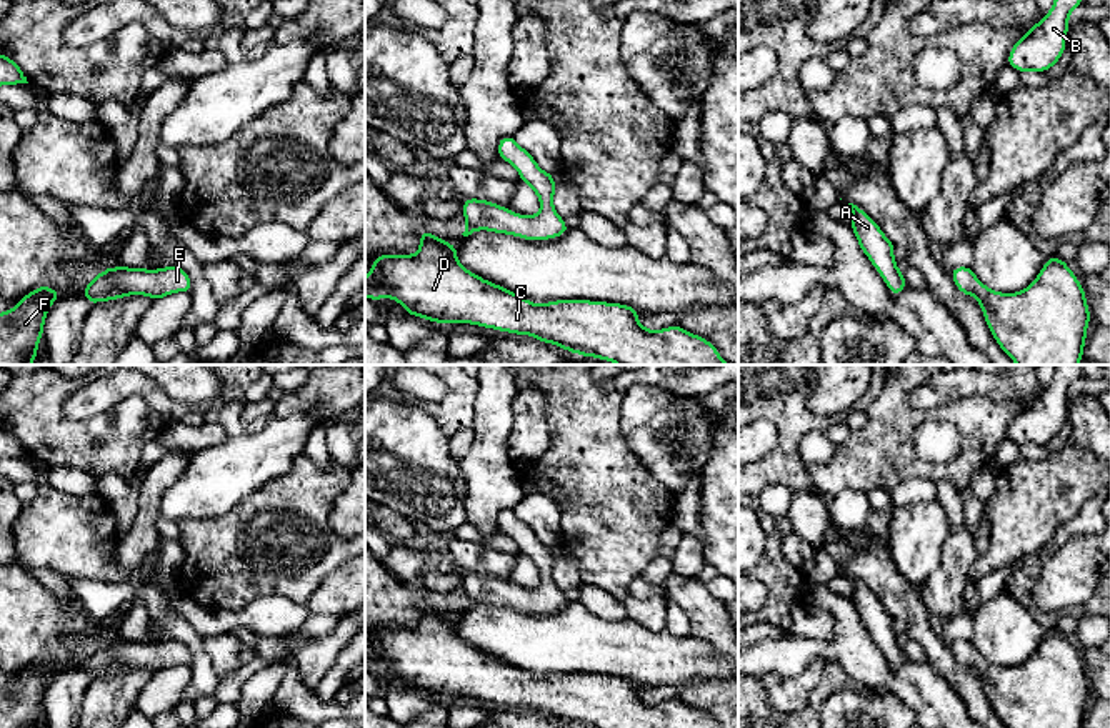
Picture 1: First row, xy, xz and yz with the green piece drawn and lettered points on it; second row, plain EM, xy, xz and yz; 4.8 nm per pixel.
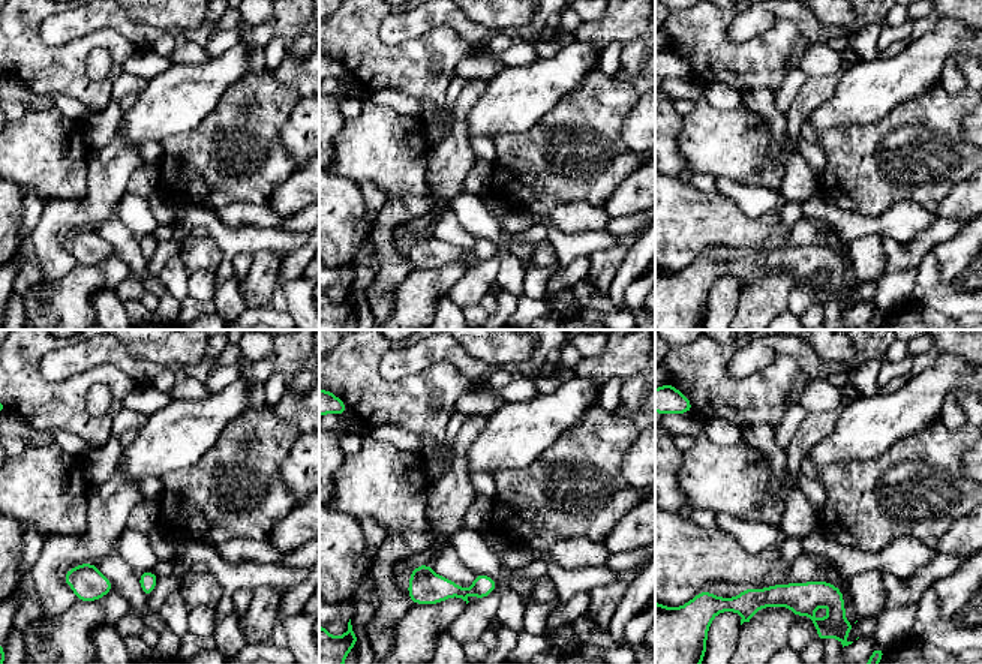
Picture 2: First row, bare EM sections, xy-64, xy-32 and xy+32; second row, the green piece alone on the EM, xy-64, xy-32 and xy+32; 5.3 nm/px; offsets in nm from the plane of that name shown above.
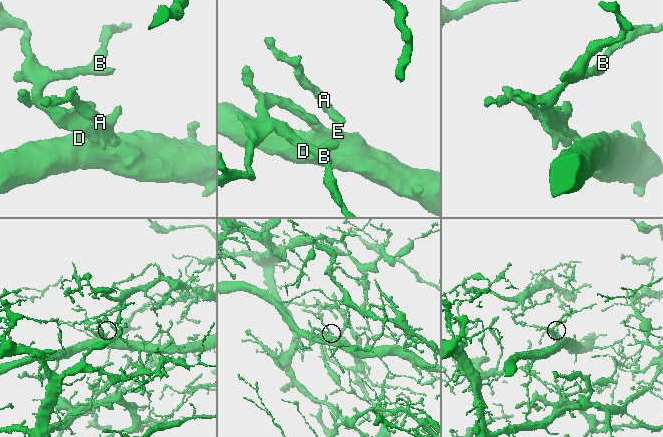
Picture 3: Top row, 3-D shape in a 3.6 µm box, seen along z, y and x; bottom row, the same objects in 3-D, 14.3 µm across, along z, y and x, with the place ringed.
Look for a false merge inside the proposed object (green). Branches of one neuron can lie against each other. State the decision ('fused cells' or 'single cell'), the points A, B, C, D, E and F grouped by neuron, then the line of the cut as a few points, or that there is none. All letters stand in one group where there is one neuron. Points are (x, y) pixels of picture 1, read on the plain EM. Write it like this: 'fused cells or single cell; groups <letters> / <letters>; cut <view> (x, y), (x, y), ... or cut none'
single cell; groups A B C D E F; cut none

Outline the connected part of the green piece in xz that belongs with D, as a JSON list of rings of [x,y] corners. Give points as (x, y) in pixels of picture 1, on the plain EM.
[[[420,603],[420,621],[413,628],[380,628],[373,631],[370,648],[365,650],[365,670],[377,676],[378,671],[397,673],[408,688],[435,696],[472,696],[500,705],[530,708],[535,713],[558,718],[578,728],[718,728],[705,711],[673,698],[663,703],[647,703],[637,691],[638,683],[622,676],[590,673],[555,673],[537,678],[518,666],[480,651],[458,636],[457,621],[433,606]]]

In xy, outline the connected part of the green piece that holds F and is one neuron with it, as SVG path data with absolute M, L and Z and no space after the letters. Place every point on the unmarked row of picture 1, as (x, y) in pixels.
M42 658L0 686L0 728L37 728L47 686L60 665Z

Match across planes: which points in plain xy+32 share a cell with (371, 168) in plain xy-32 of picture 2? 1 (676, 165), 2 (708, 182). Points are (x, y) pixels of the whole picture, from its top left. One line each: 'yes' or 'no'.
1: no
2: no

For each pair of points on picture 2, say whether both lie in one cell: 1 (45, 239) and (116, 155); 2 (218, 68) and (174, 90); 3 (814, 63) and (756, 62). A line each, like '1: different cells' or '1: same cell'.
1: same cell
2: same cell
3: different cells

